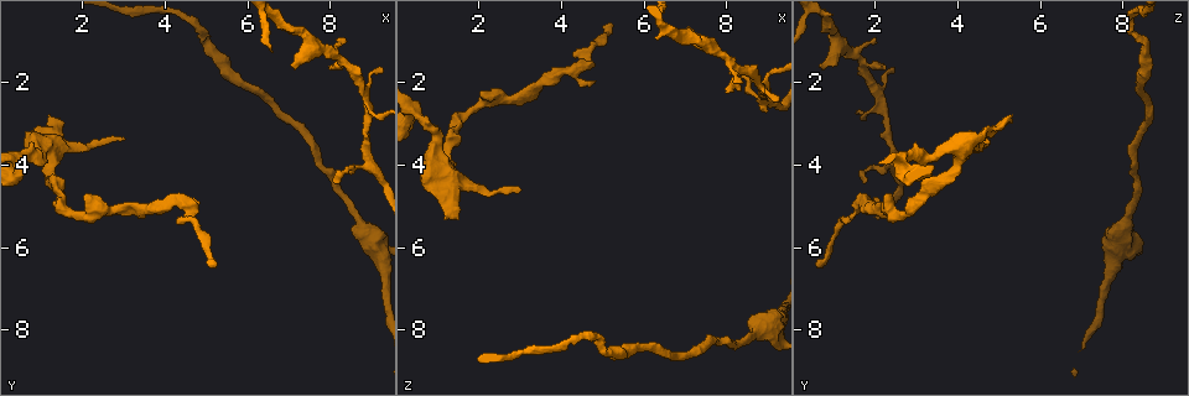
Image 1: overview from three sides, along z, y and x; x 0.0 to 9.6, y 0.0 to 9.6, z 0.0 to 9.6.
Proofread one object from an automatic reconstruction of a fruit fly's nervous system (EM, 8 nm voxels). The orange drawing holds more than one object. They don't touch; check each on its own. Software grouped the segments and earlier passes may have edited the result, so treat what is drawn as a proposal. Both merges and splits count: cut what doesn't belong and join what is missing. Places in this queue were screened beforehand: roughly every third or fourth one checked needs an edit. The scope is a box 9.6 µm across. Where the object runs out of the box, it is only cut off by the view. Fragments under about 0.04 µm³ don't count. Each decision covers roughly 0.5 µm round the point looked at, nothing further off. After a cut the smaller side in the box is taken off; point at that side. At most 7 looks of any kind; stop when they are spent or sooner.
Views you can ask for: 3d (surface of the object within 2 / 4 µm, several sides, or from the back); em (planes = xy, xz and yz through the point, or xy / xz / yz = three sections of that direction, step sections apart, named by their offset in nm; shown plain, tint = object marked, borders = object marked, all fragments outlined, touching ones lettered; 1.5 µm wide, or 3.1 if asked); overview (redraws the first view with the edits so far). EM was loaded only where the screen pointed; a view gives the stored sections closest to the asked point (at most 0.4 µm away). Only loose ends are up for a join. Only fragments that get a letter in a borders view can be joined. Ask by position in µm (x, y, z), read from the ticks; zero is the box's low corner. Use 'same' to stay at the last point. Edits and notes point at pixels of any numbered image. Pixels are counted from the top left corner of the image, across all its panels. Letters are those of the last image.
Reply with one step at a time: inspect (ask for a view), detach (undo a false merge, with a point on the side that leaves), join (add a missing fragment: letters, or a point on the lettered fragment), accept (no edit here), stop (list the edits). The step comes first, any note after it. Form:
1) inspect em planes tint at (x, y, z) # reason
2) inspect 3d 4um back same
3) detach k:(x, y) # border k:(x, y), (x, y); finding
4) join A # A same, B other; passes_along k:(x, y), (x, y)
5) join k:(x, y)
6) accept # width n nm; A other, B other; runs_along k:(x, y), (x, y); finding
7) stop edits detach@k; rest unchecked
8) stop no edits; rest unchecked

inspect 3d 4um back at (1.15, 2.85, 5.25) # an open end

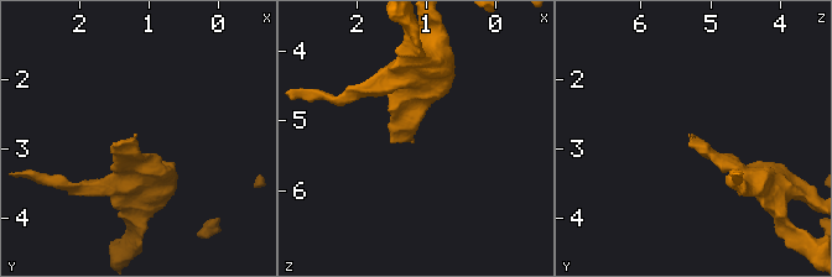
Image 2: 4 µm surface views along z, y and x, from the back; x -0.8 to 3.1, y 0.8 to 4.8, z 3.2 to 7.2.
inspect em yz step 8 tint at (1.15, 2.80, 5.35) # now the EM

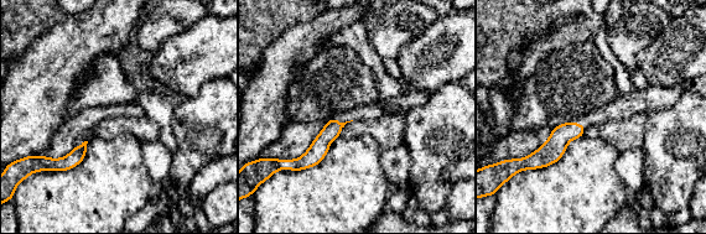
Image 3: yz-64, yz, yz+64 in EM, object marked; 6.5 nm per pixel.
inspect em planes borders same

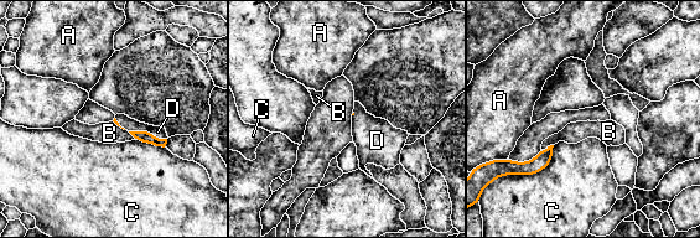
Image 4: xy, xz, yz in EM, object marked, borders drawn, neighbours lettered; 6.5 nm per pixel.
join D # A other, B other, C other, D same; passes_along 4:(145, 136), (148, 132), (129, 124); it goes on there

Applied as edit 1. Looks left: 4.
inspect overview

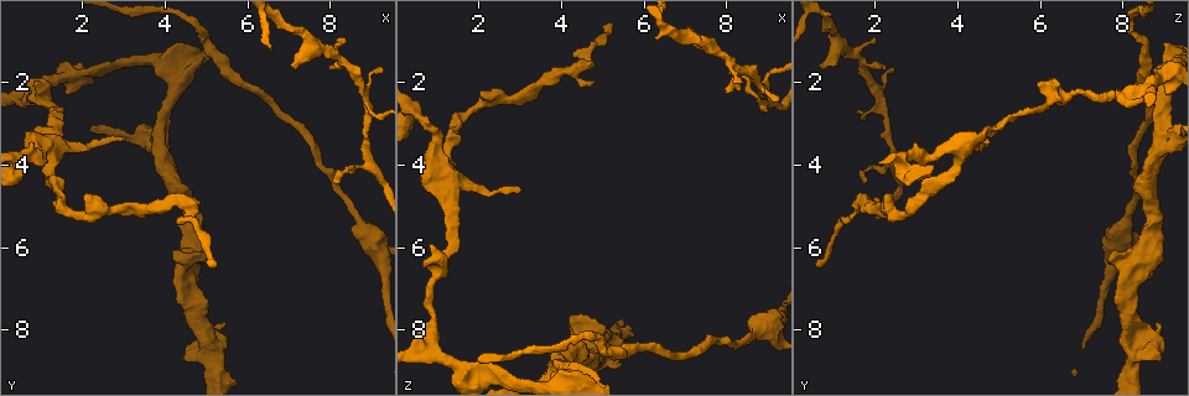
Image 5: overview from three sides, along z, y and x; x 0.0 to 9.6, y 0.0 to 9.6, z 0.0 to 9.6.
inspect 3d 2um at (7.05, 1.60, 0.70) # an open end

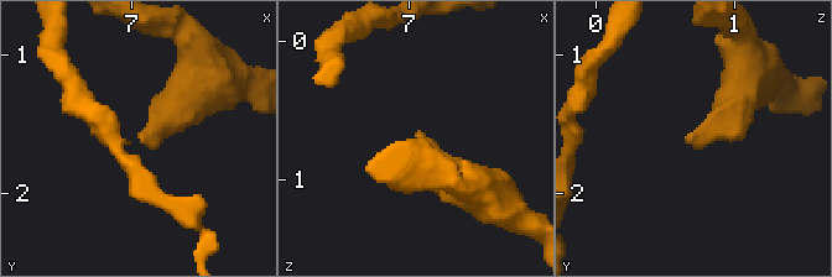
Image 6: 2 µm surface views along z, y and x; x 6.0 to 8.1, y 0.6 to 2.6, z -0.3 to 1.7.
inspect em planes plain at (7.06, 1.62, 0.66)

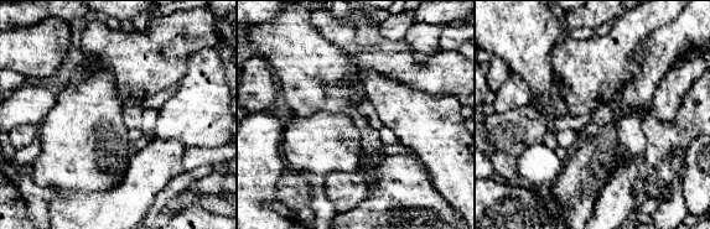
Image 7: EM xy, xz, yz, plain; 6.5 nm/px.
inspect em planes borders same # what lies round it

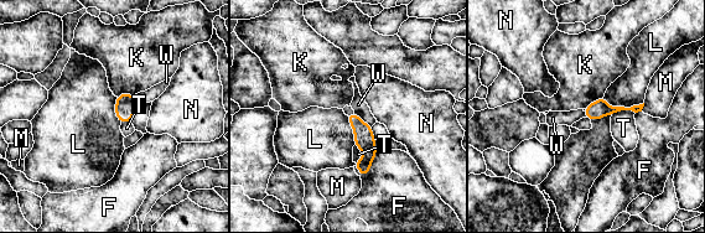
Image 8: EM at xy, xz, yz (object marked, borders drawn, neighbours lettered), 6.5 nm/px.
accept # F other, K other, L other, M other, N other, T other, W other; border 8:(604, 96), (617, 107), (643, 102); none of them fits

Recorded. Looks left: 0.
stop edits join@4; rest unchecked

